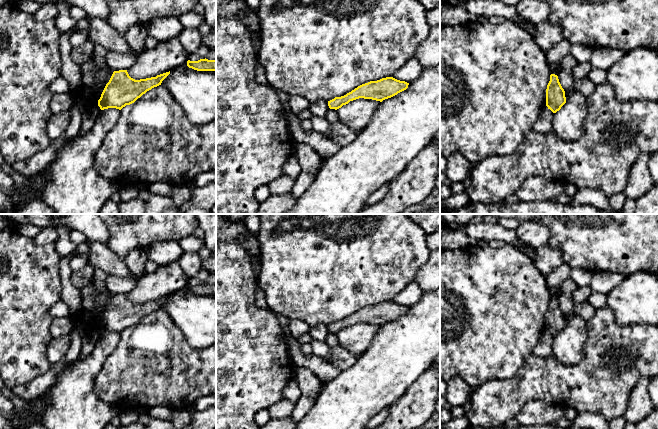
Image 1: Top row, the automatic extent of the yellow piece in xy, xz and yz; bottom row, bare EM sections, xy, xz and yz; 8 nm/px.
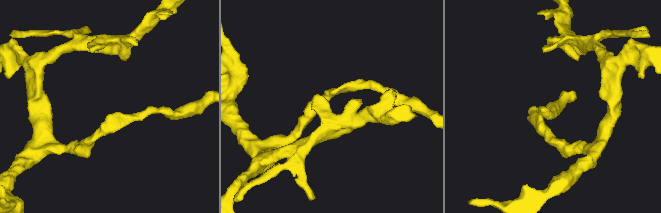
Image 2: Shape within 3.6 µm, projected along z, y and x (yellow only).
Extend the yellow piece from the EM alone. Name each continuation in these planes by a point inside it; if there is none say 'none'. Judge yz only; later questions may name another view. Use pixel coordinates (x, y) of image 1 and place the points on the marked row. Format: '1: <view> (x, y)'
none

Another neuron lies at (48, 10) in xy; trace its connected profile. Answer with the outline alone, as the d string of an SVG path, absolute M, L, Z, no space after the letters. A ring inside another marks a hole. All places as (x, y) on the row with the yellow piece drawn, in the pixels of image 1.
M48 2L42 4L37 12L33 15L34 19L37 21L44 21L47 19L57 19L59 12L56 7L56 3Z

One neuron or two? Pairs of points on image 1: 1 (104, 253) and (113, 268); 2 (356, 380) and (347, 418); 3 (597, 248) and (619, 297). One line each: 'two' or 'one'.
1: one
2: one
3: two

